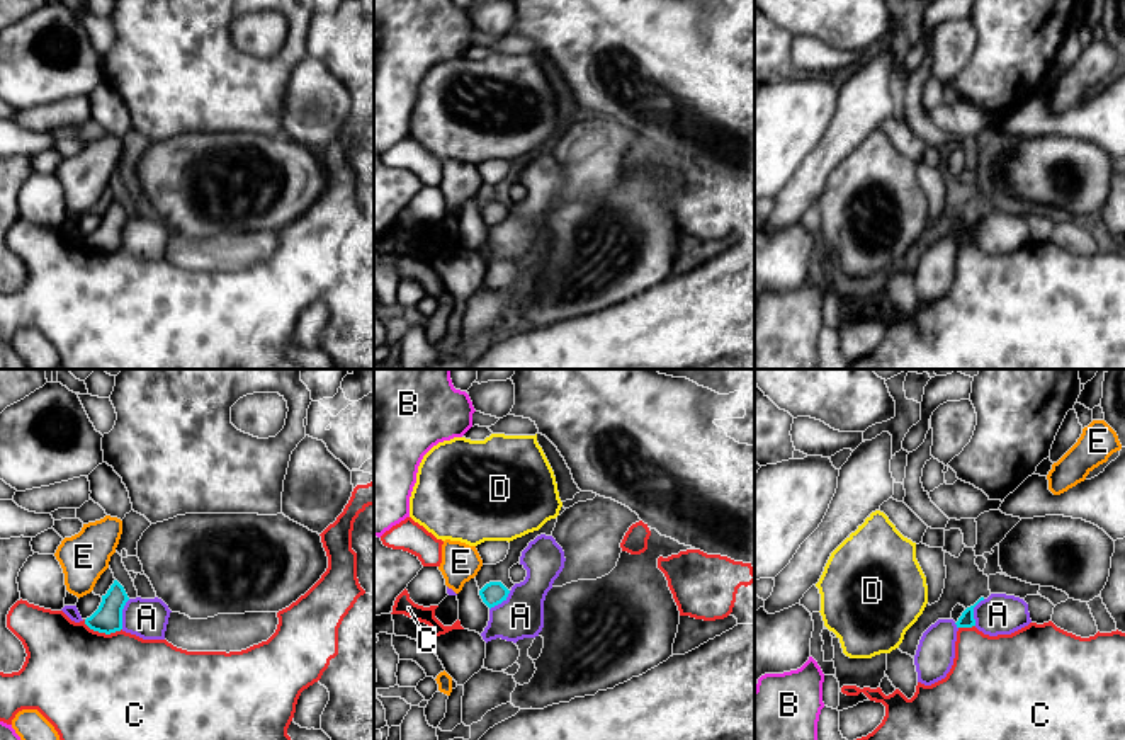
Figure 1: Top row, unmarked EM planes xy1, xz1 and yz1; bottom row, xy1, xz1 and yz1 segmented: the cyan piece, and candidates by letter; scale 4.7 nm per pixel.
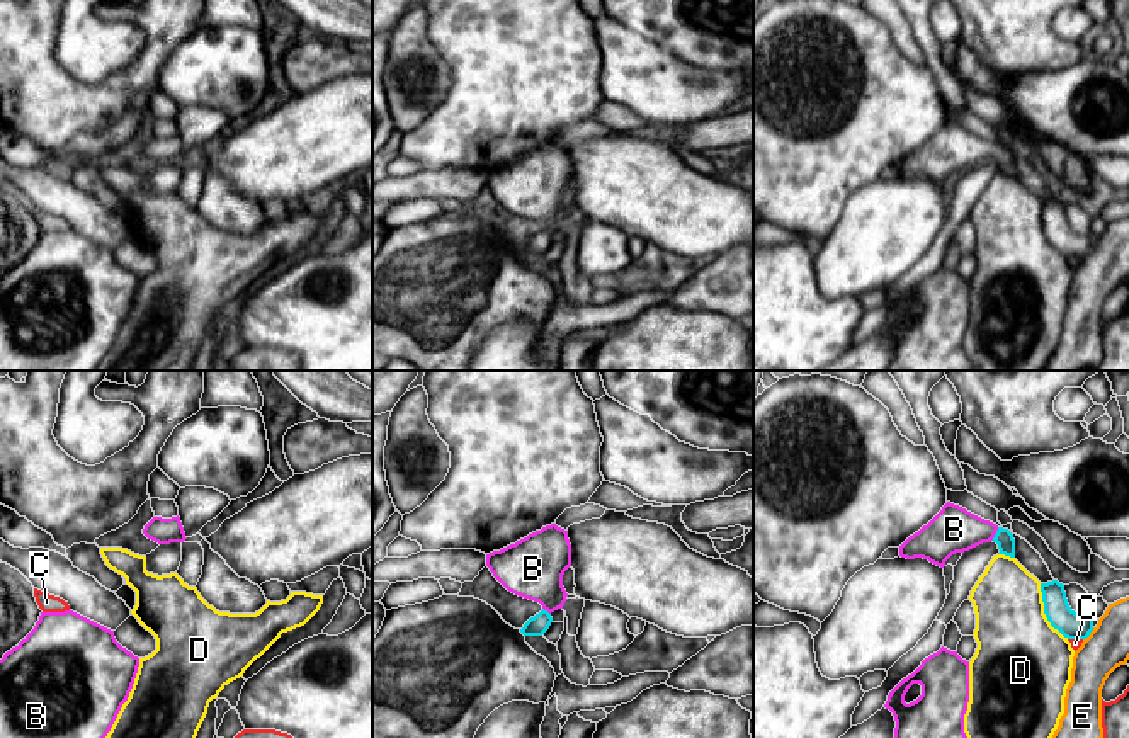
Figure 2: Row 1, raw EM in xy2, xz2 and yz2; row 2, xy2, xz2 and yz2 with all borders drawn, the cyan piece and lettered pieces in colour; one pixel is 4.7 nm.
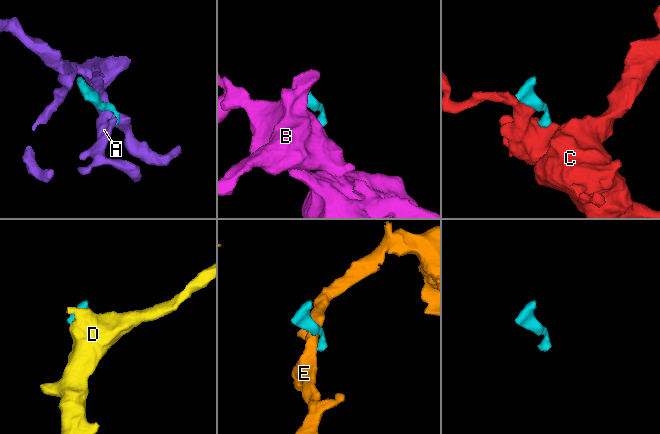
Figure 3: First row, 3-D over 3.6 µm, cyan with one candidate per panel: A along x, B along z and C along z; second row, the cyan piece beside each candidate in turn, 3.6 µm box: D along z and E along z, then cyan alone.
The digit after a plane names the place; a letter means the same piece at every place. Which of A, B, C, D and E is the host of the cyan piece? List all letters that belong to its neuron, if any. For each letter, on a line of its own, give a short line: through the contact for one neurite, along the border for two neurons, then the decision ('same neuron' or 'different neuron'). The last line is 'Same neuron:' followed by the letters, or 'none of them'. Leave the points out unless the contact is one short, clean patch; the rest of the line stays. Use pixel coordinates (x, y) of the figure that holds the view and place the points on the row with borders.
A: xy1 (130, 599), (123, 609), (121, 628) | different neuron
B: yz2 (1004, 538), (995, 534), (954, 529) | same neuron
C: different neuron
D: different neuron
E: yz2 (1094, 628), (1083, 640) | different neuron
Same neuron: B

